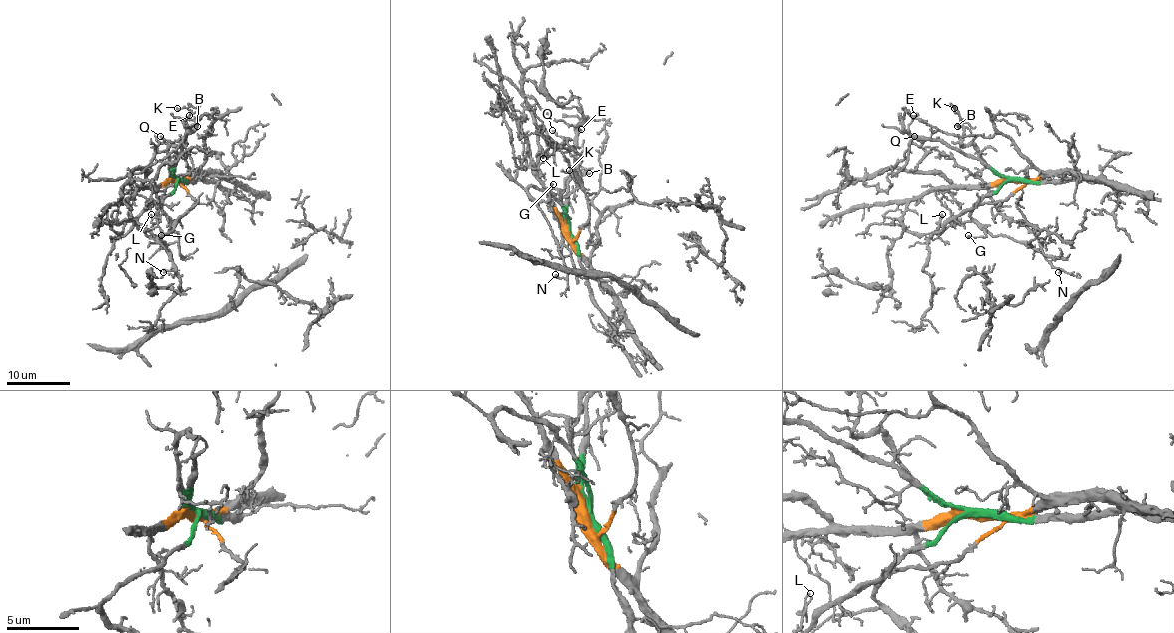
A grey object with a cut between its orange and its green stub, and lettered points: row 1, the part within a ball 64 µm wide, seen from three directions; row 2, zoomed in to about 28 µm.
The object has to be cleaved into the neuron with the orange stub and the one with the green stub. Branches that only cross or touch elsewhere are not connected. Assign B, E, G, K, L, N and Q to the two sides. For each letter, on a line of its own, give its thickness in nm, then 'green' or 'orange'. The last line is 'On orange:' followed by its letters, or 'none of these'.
B: calibre 150 nm; green
E: calibre 100 nm; green
G: calibre 150 nm; green
K: calibre 110 nm; green
L: calibre 100 nm; orange
N: calibre 160 nm; green
Q: calibre 120 nm; green
On orange: L

